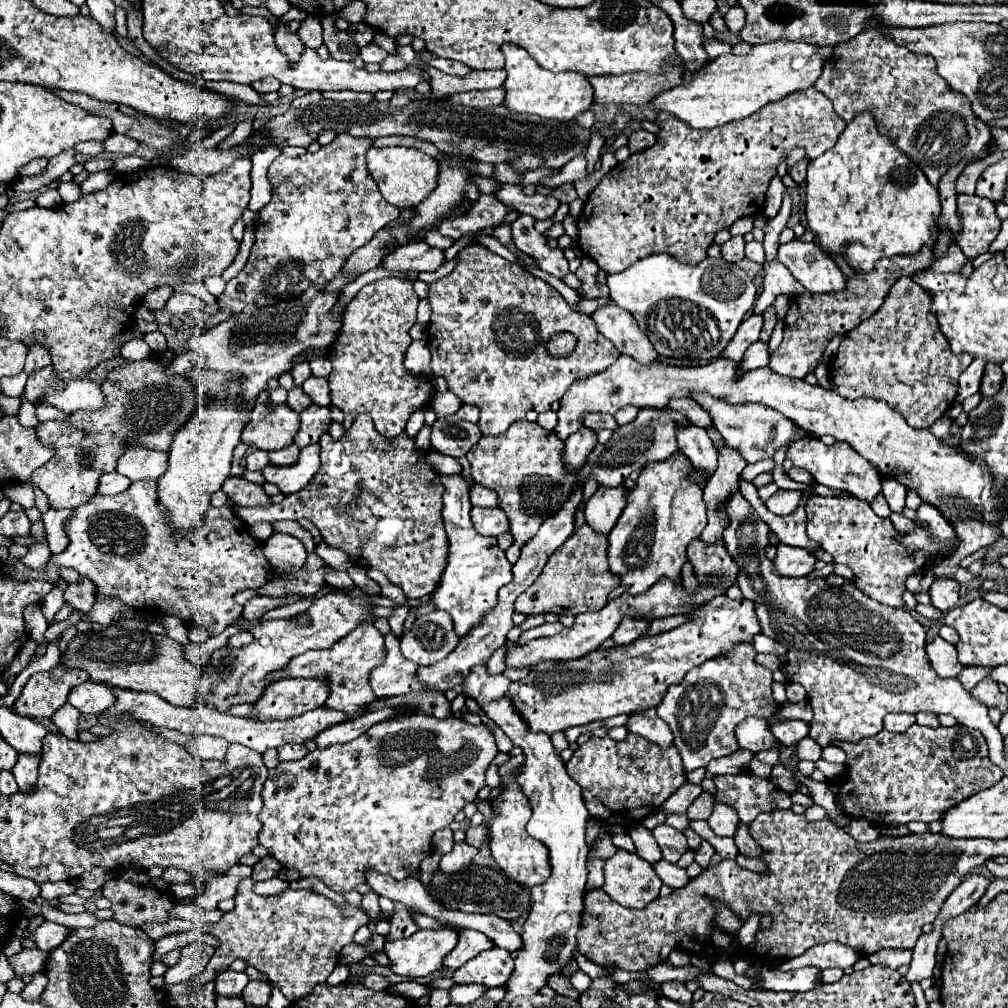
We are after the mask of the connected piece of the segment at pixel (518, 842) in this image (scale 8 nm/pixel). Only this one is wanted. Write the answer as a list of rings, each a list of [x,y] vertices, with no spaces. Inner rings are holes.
[[[520,754],[520,756],[510,758],[500,768],[500,776],[502,776],[502,782],[506,782],[506,790],[494,800],[494,806],[498,808],[498,816],[490,822],[490,850],[492,850],[492,858],[498,862],[506,878],[518,880],[522,888],[532,888],[532,886],[542,884],[542,880],[550,876],[550,858],[548,858],[548,848],[540,840],[530,838],[526,832],[526,824],[530,820],[530,802],[520,792],[516,778],[512,778],[512,772],[524,762],[525,757]]]

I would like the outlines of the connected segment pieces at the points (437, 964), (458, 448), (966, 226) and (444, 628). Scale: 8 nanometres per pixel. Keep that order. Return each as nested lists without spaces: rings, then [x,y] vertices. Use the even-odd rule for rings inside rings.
[[[444,926],[440,930],[418,930],[414,936],[384,944],[384,954],[392,962],[392,972],[420,978],[442,970],[442,960],[456,948],[458,930]]]
[[[444,416],[432,424],[432,448],[452,458],[464,458],[482,436],[476,424],[460,420],[458,416]]]
[[[958,194],[958,216],[962,216],[962,232],[958,232],[956,244],[962,252],[970,260],[988,252],[1002,224],[996,216],[994,202],[976,194]]]
[[[434,610],[416,618],[412,630],[400,638],[400,650],[408,660],[428,666],[448,656],[458,640],[450,616]]]

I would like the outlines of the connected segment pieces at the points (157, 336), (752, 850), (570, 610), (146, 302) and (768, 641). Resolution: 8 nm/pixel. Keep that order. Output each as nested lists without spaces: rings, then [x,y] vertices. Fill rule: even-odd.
[[[159,331],[147,333],[143,339],[149,345],[153,352],[162,353],[167,350],[166,338]]]
[[[738,824],[738,830],[736,830],[736,846],[740,850],[740,854],[744,856],[750,856],[750,858],[758,858],[762,854],[762,848],[750,838],[748,834],[748,826],[746,824]]]
[[[586,524],[574,532],[566,544],[562,544],[546,562],[542,576],[514,602],[514,612],[532,616],[532,614],[584,614],[596,612],[606,606],[608,594],[618,586],[618,578],[608,570],[606,560],[608,538],[592,532]]]
[[[162,286],[162,288],[154,288],[150,292],[146,292],[146,296],[142,298],[142,306],[148,310],[158,310],[164,308],[166,300],[172,296],[172,286]]]
[[[764,634],[754,636],[754,650],[756,652],[770,652],[770,654],[776,654],[780,658],[786,654],[786,648],[780,642],[776,642],[776,640],[772,640],[772,638],[764,636]]]

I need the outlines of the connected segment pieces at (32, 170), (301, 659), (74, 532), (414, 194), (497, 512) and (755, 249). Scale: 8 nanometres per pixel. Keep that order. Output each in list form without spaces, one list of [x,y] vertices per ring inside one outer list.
[[[36,158],[26,164],[24,168],[20,168],[20,174],[26,174],[26,176],[38,176],[38,174],[42,174],[42,172],[44,172],[46,164],[48,164],[48,159]]]
[[[360,624],[358,628],[354,628],[354,632],[350,632],[350,636],[344,636],[342,640],[338,640],[334,648],[310,650],[302,656],[296,656],[294,660],[290,660],[286,668],[282,668],[282,672],[278,672],[278,676],[274,676],[274,680],[324,678],[330,688],[326,706],[350,712],[354,718],[354,712],[358,712],[360,708],[364,708],[374,700],[374,692],[370,692],[370,672],[372,668],[382,664],[384,658],[386,658],[384,634],[374,624]]]
[[[152,480],[132,482],[130,488],[116,496],[92,496],[86,504],[72,510],[72,516],[70,520],[66,520],[64,528],[70,544],[62,554],[50,556],[44,570],[34,570],[18,558],[8,558],[2,566],[4,574],[22,582],[46,580],[56,586],[60,582],[60,570],[74,568],[96,584],[98,596],[116,596],[134,610],[160,608],[160,612],[164,614],[178,616],[186,626],[204,626],[210,636],[224,632],[232,620],[242,616],[244,608],[238,606],[232,598],[238,590],[260,588],[274,578],[274,572],[264,558],[262,544],[250,536],[248,524],[242,524],[242,520],[238,520],[238,516],[234,516],[234,510],[228,506],[210,508],[198,530],[186,536],[178,536],[174,542],[170,530],[166,528],[164,510],[156,496],[156,482]]]
[[[368,148],[368,170],[372,174],[372,180],[380,186],[380,194],[386,202],[398,206],[398,208],[414,208],[426,196],[430,196],[430,190],[438,186],[438,162],[430,158],[428,154],[414,150],[414,148]]]
[[[474,506],[472,508],[472,522],[474,522],[474,528],[478,532],[488,534],[488,536],[498,536],[498,534],[508,530],[506,514],[498,506],[494,506],[494,508]]]
[[[756,240],[748,242],[748,244],[746,244],[746,258],[754,260],[754,262],[764,260],[764,248],[762,248],[762,244],[756,242]]]

